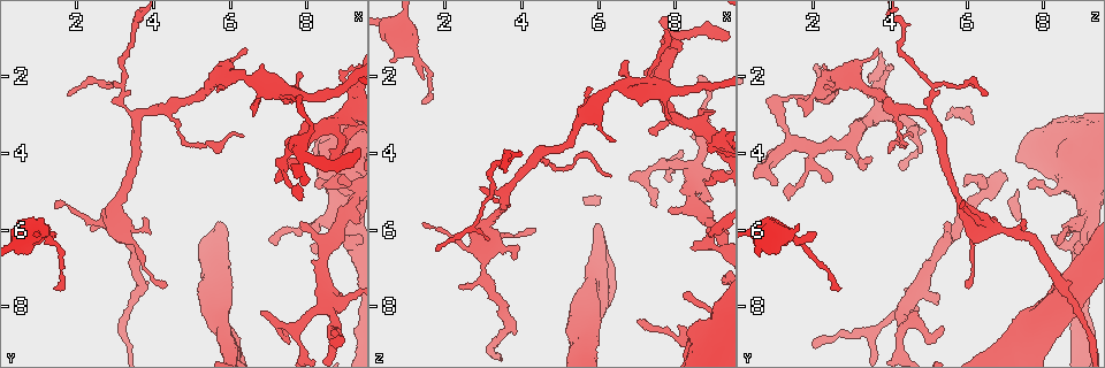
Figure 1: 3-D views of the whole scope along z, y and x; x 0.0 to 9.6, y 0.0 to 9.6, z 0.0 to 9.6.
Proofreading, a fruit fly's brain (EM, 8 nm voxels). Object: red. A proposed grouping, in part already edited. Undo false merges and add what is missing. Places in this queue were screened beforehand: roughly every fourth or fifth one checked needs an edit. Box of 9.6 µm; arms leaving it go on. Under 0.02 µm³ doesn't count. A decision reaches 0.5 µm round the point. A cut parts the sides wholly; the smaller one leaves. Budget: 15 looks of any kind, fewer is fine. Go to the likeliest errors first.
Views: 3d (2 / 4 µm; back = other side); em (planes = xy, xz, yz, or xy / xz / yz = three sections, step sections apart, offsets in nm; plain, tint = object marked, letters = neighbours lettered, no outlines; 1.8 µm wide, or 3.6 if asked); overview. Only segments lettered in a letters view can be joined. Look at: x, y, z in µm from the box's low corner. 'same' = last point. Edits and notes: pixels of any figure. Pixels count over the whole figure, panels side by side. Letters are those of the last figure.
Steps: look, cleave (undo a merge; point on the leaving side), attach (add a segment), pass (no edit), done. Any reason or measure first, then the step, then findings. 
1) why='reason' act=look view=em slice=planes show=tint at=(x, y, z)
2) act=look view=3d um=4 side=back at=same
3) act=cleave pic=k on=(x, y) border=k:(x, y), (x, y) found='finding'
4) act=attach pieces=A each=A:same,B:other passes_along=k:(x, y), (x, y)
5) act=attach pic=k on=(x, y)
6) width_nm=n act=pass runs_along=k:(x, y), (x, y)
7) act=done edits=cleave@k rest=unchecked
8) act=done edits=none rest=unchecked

why='free end' act=look view=em slice=planes show=letters at=(8.90, 4.05, 4.80)

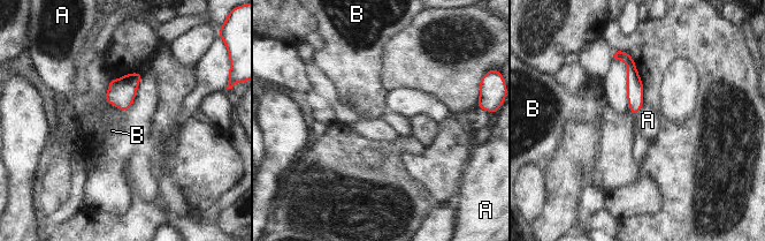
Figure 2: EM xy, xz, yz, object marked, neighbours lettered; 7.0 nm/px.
act=pass each=A:other,B:other runs_along=2:(621, 53), (630, 63), (634, 111) found='none of them fits'

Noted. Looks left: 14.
why='an open end' act=look view=3d um=4 at=(6.80, 8.15, 4.65)

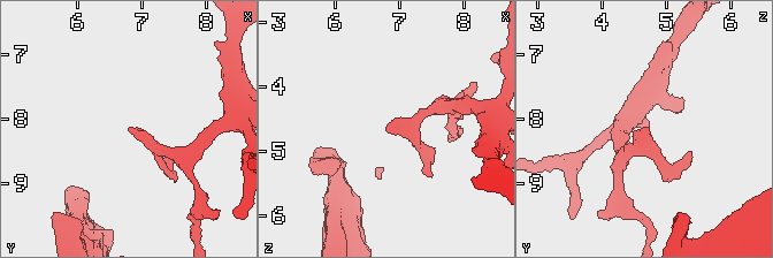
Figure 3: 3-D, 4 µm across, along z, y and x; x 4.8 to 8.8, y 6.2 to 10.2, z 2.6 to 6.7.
why='need the tissue' act=look view=em slice=xz step=4 show=tint at=(6.75, 8.15, 4.70)

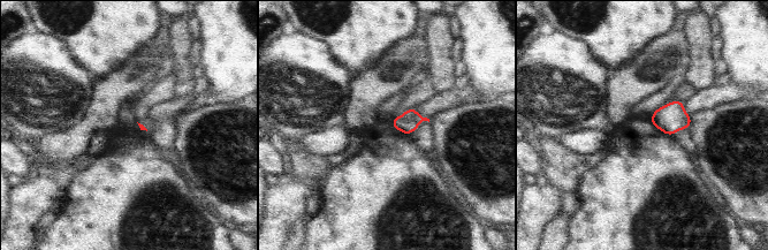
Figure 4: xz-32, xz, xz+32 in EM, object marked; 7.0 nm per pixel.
why='another direction' act=look view=em slice=planes show=letters at=same

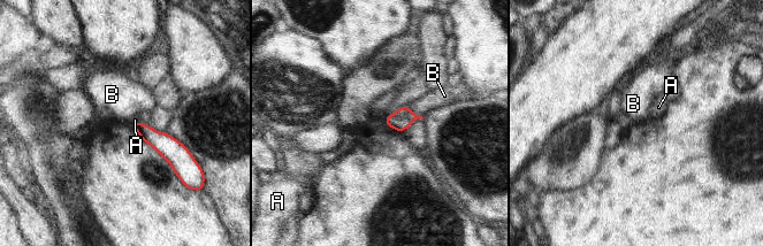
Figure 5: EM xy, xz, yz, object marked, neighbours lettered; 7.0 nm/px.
act=pass each=A:other,B:other border=5:(406, 105), (421, 116) found='none of them fits'

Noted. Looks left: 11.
why='an open end' act=look view=3d um=4 at=(8.40, 4.90, 6.40)

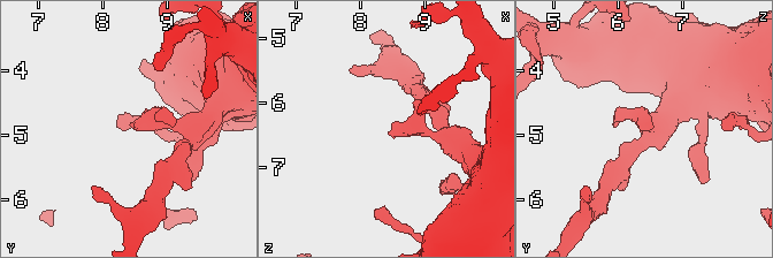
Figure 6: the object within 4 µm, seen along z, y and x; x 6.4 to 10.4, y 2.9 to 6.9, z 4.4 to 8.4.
why='shape alone is not enough' act=look view=em slice=planes show=letters at=(8.45, 4.90, 6.50)

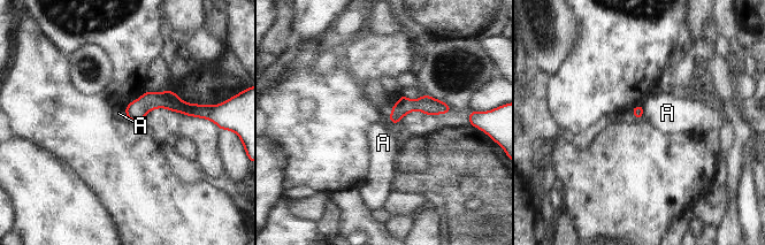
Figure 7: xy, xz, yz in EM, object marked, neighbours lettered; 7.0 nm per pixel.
act=pass each=A:other border=7:(642, 105), (643, 117) found='no lettered segment goes on from it'

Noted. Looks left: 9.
why='stops while still wide' act=look view=em slice=yz step=8 show=letters at=(9.00, 6.20, 8.25)

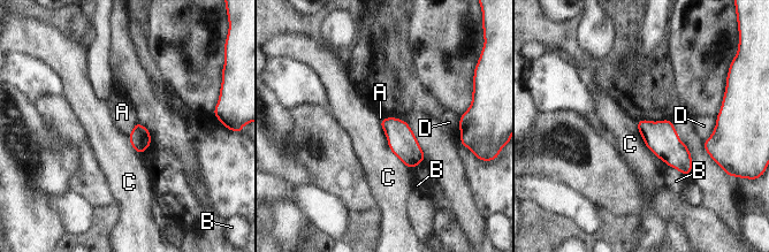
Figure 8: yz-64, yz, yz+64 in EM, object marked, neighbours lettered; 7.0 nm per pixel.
why='cut it another way' act=look view=em slice=planes show=letters at=same

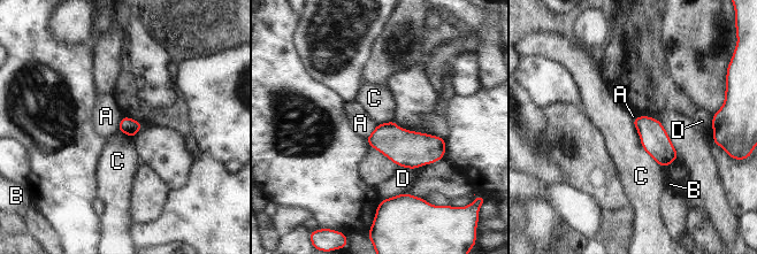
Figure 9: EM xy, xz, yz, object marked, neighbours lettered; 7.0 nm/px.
longest_contact=C:400nm act=pass each=A:other,B:other,C:other,D:other border=9:(632, 118), (642, 148), (660, 167) found='no lettered segment goes on from it'

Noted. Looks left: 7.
why='free end' act=look view=3d um=4 at=(7.20, 4.80, 2.30)

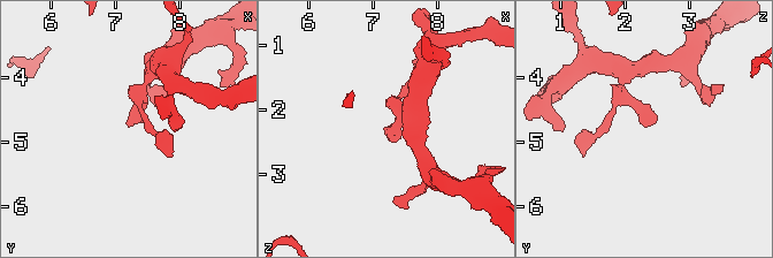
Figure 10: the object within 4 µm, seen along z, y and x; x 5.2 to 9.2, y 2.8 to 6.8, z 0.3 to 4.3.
act=look view=em slice=planes show=letters at=(7.15, 4.75, 2.35)

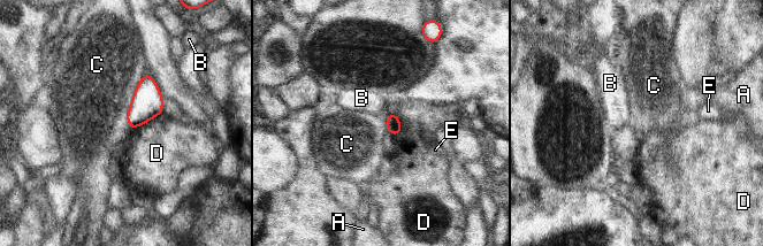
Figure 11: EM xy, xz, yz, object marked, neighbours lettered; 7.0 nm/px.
act=pass each=A:other,B:other,C:other,D:other,E:other found='none of them fits'

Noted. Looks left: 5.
why='thin end' act=look view=em slice=planes show=plain at=(6.35, 1.35, 3.65)

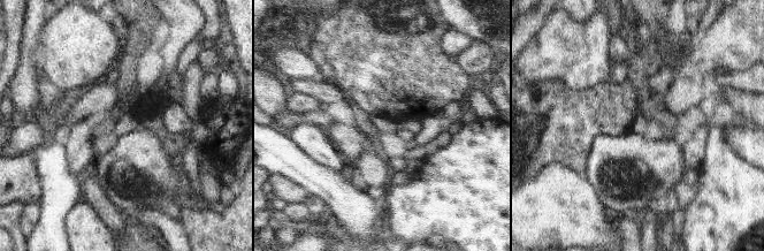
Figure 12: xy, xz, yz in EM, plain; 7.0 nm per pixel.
act=look view=em slice=planes show=letters at=same

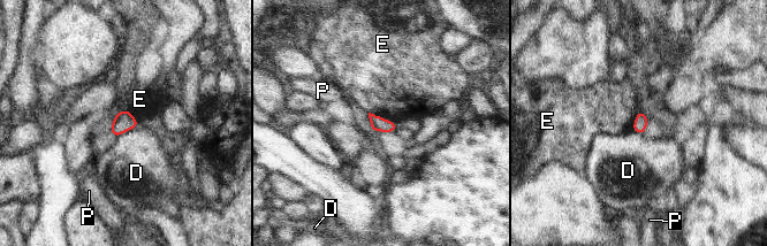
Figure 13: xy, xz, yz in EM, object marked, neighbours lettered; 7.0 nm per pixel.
act=pass each=D:other,E:other,P:other border=13:(369, 112), (395, 123) found='no lettered segment goes on from it'

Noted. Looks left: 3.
act=done edits=none rest=unchecked

